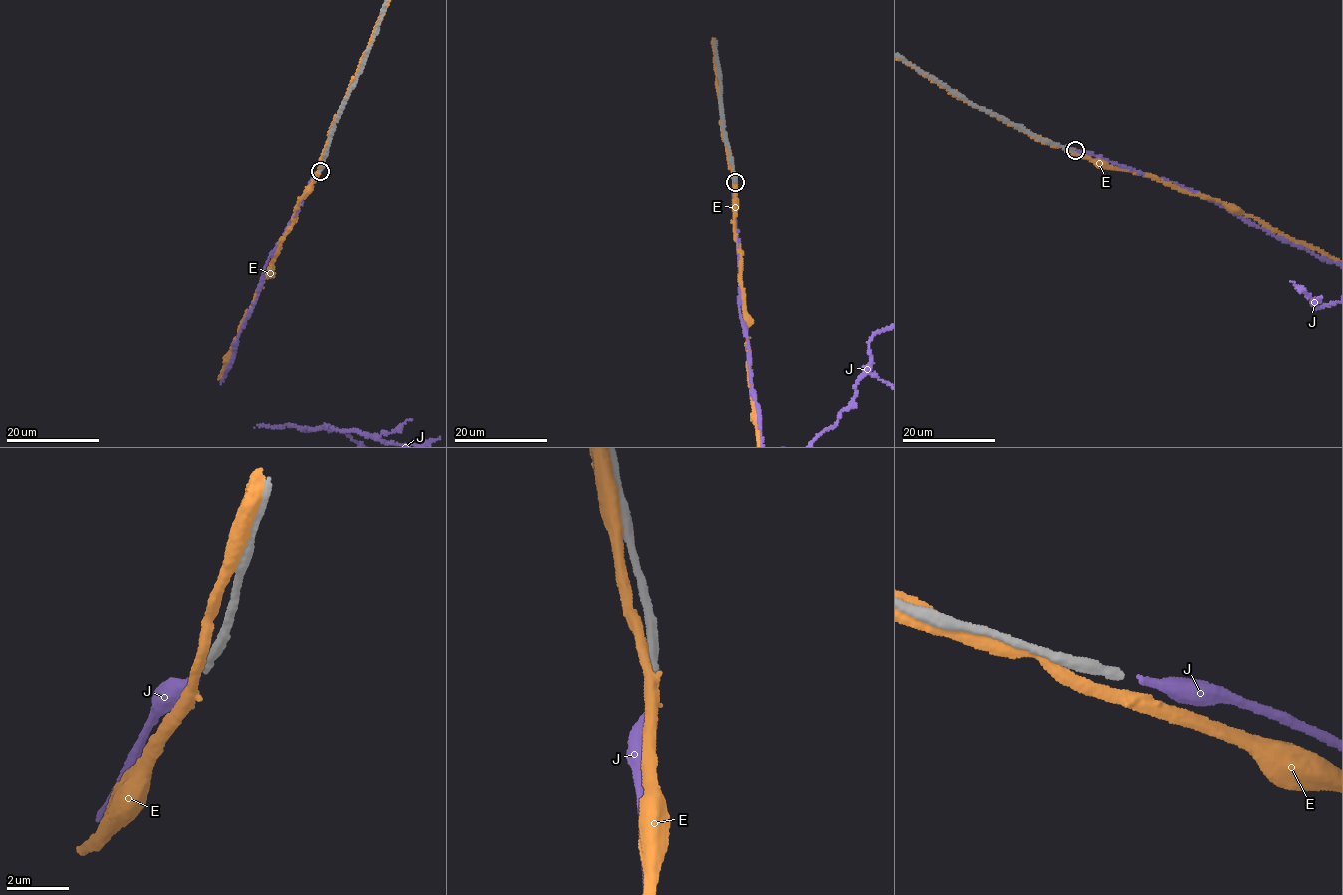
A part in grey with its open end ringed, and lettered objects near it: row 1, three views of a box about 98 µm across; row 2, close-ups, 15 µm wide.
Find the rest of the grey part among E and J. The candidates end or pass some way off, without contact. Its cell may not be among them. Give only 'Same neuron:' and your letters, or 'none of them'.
Same neuron: J

